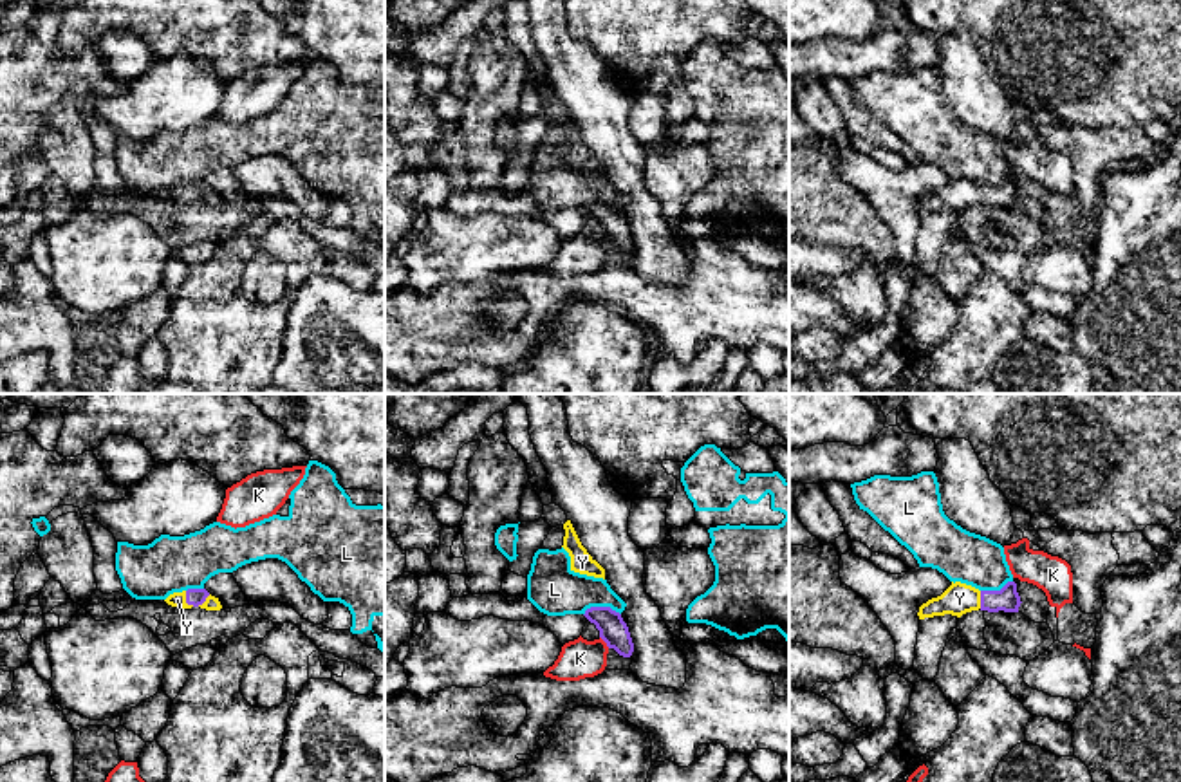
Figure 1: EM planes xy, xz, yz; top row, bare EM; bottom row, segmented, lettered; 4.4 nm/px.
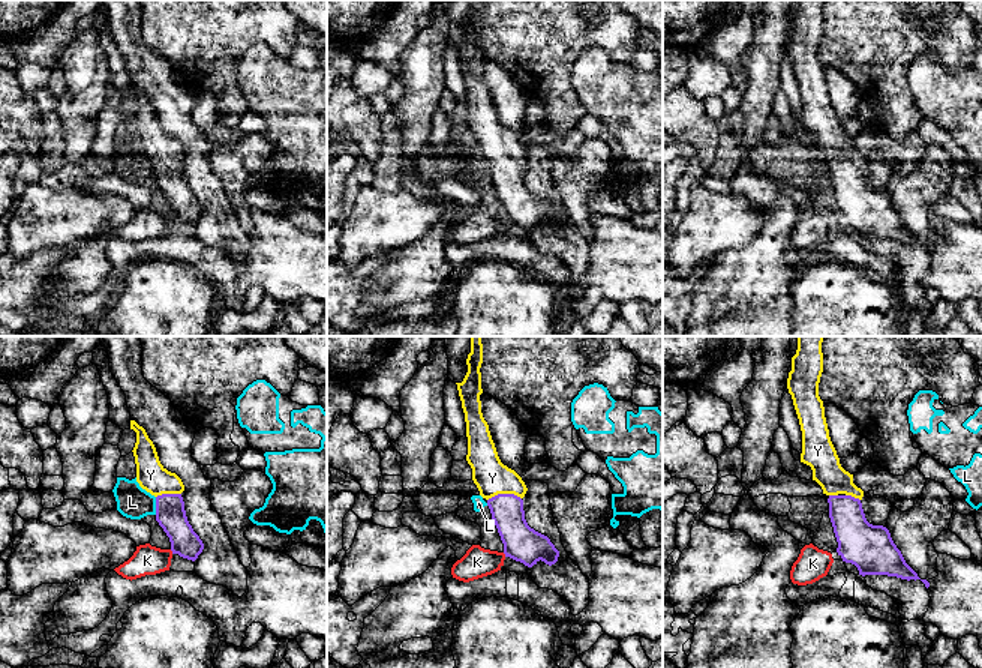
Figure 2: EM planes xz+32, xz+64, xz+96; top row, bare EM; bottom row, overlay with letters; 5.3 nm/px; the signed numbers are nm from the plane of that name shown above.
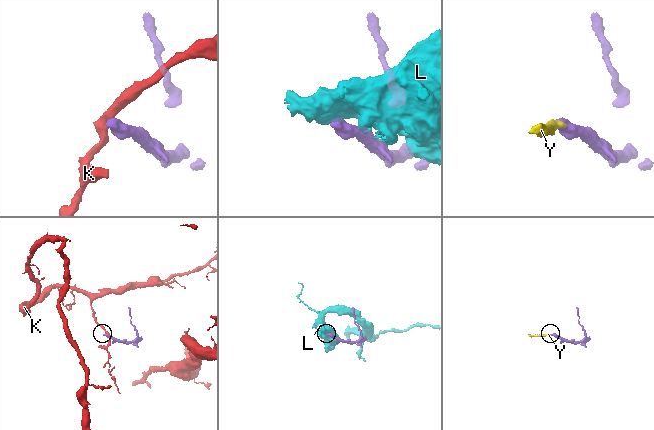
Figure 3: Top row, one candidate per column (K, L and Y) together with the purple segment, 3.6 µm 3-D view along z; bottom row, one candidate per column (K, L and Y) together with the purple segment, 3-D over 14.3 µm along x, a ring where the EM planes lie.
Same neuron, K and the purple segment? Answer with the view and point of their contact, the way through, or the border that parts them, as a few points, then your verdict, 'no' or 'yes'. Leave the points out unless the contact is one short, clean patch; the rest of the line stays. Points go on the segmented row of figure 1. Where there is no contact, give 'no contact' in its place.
meets purple in xz at (604, 640); border along xz (600, 636), (609, 647); no

